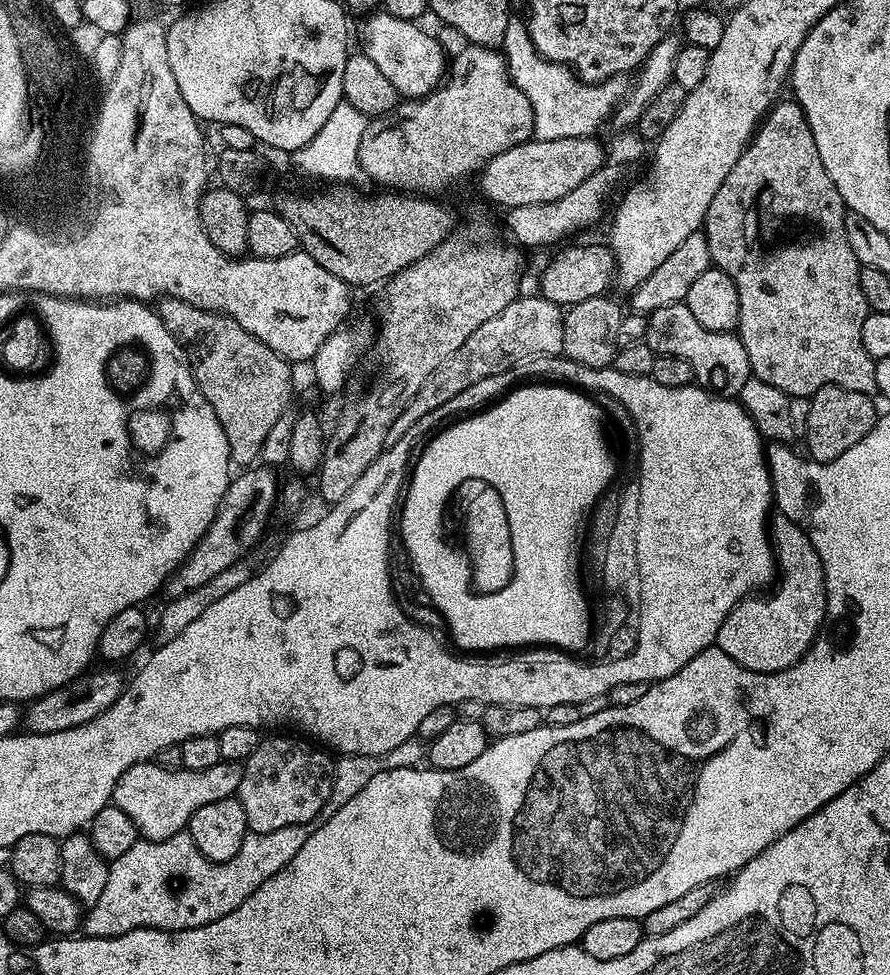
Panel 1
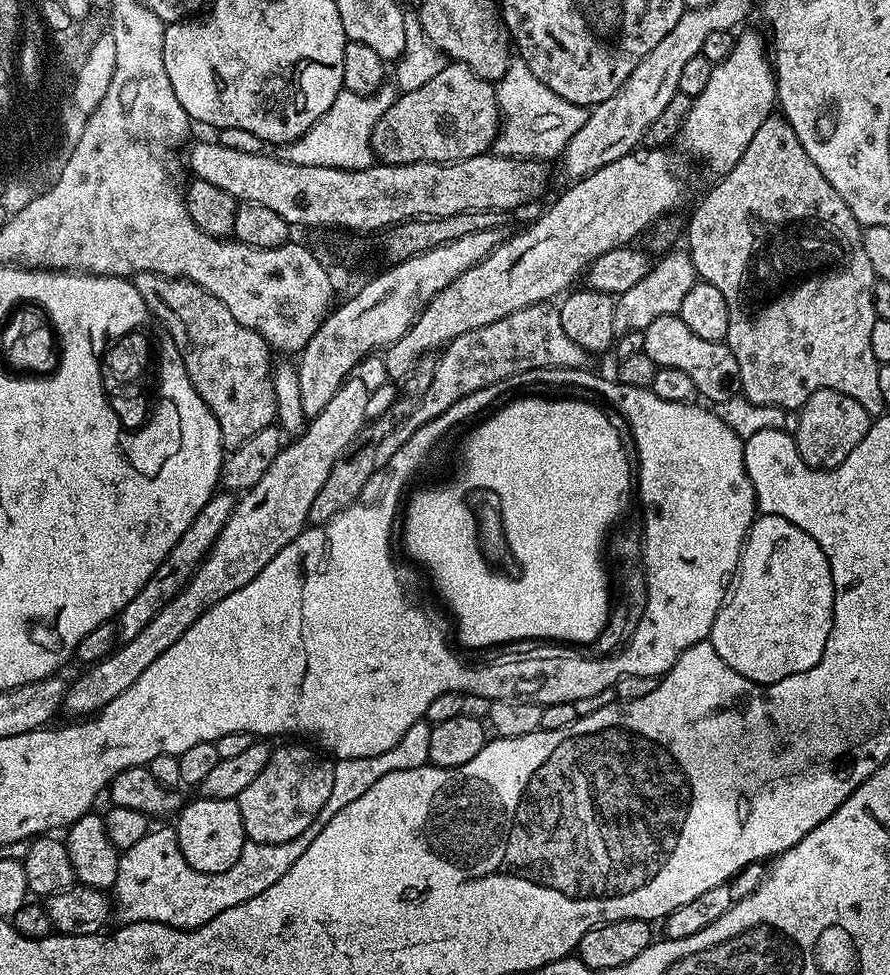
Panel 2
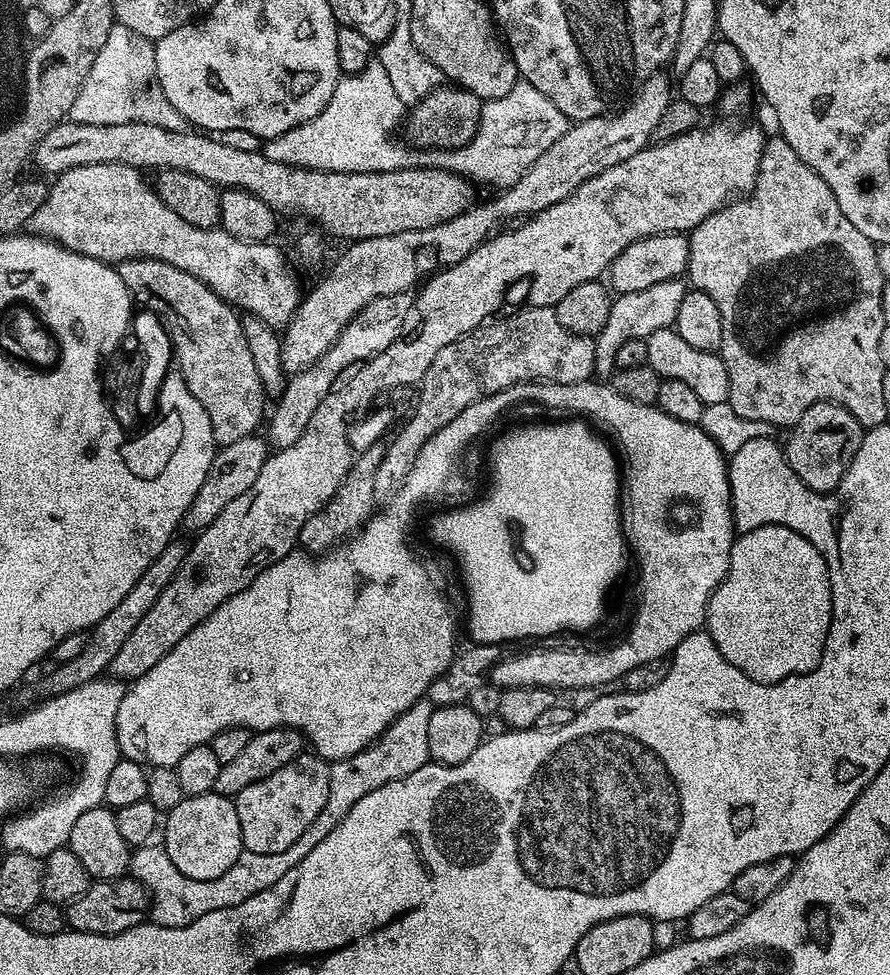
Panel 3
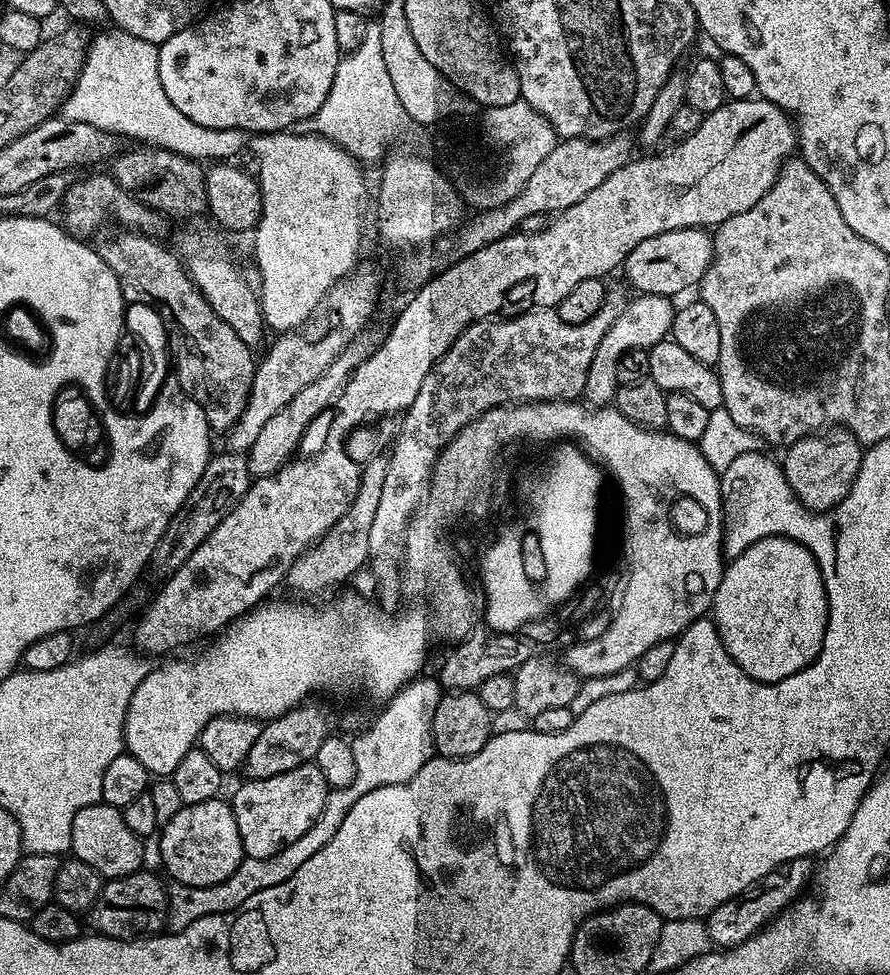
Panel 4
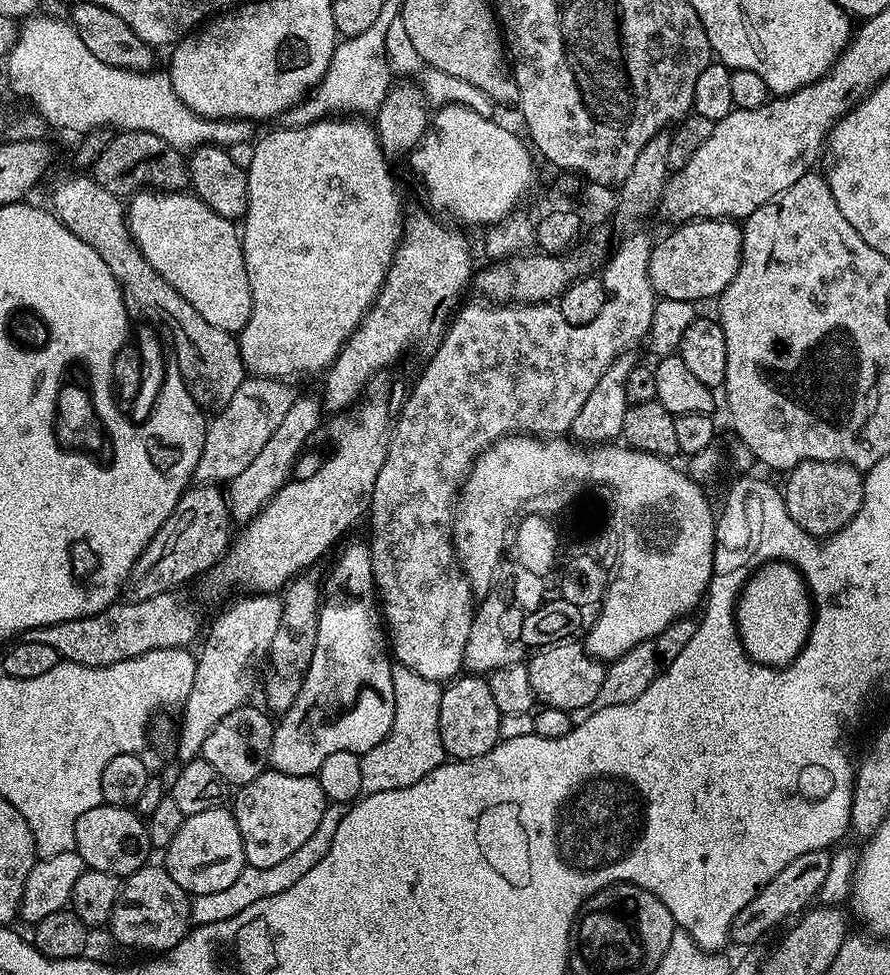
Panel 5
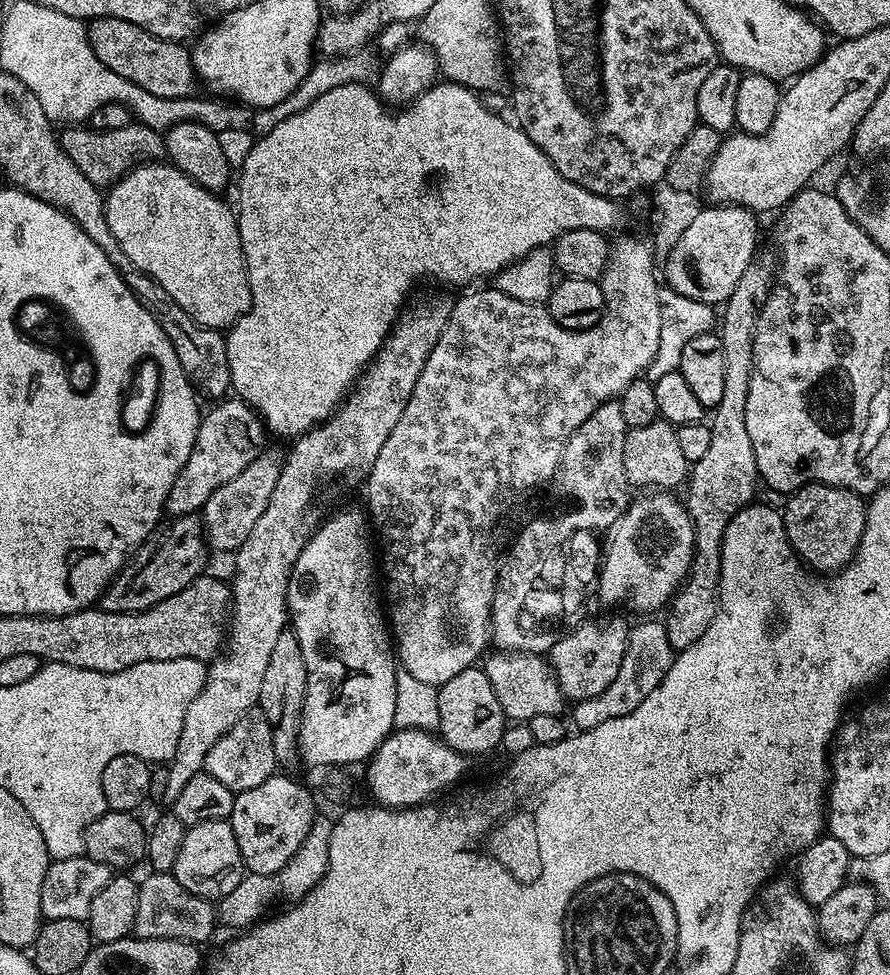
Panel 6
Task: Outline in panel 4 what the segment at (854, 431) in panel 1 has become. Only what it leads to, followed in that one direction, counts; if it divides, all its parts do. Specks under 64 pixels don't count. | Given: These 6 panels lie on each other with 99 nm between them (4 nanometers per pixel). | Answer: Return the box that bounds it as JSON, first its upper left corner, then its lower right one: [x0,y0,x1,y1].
[782,426,862,512]

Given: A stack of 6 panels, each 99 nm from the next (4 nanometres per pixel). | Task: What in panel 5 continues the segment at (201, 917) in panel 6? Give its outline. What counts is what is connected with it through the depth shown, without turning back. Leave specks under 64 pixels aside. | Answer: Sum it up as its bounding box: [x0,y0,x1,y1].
[106,862,193,954]

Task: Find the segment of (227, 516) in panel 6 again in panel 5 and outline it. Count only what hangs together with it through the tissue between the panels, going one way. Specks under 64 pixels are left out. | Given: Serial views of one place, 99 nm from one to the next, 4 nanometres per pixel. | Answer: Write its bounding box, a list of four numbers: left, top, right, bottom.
[227,395,322,522]

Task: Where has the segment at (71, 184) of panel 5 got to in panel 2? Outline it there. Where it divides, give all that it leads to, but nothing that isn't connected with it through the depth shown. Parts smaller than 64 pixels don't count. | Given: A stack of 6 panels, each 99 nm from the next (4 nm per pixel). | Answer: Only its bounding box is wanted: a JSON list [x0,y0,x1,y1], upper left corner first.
[134,272,276,450]

